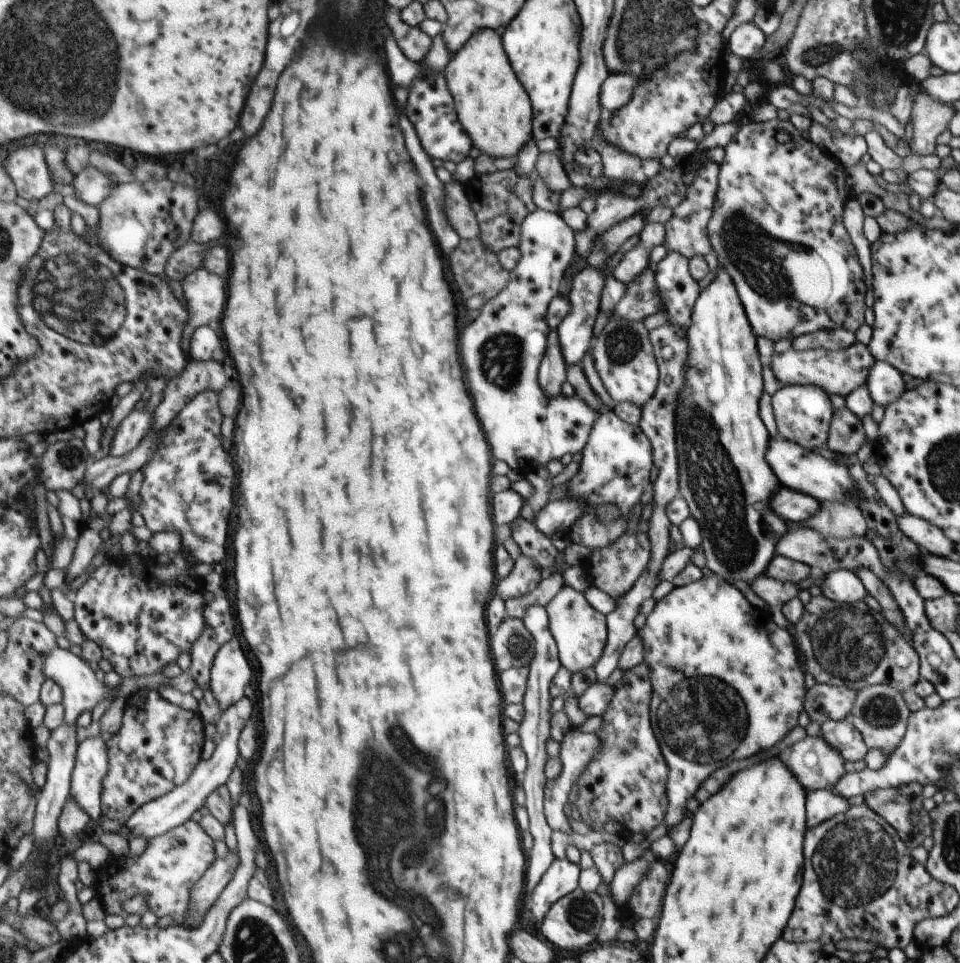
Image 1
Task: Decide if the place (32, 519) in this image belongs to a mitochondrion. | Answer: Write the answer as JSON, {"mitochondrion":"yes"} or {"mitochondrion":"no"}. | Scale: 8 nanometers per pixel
{"mitochondrion":"no"}

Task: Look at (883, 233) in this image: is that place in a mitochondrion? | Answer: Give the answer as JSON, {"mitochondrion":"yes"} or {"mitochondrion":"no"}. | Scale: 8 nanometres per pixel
{"mitochondrion":"no"}

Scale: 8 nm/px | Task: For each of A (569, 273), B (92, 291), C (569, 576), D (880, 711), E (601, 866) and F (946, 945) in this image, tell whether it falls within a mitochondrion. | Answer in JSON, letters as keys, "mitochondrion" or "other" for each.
{"A":"other","B":"mitochondrion","C":"other","D":"mitochondrion","E":"other","F":"other"}

